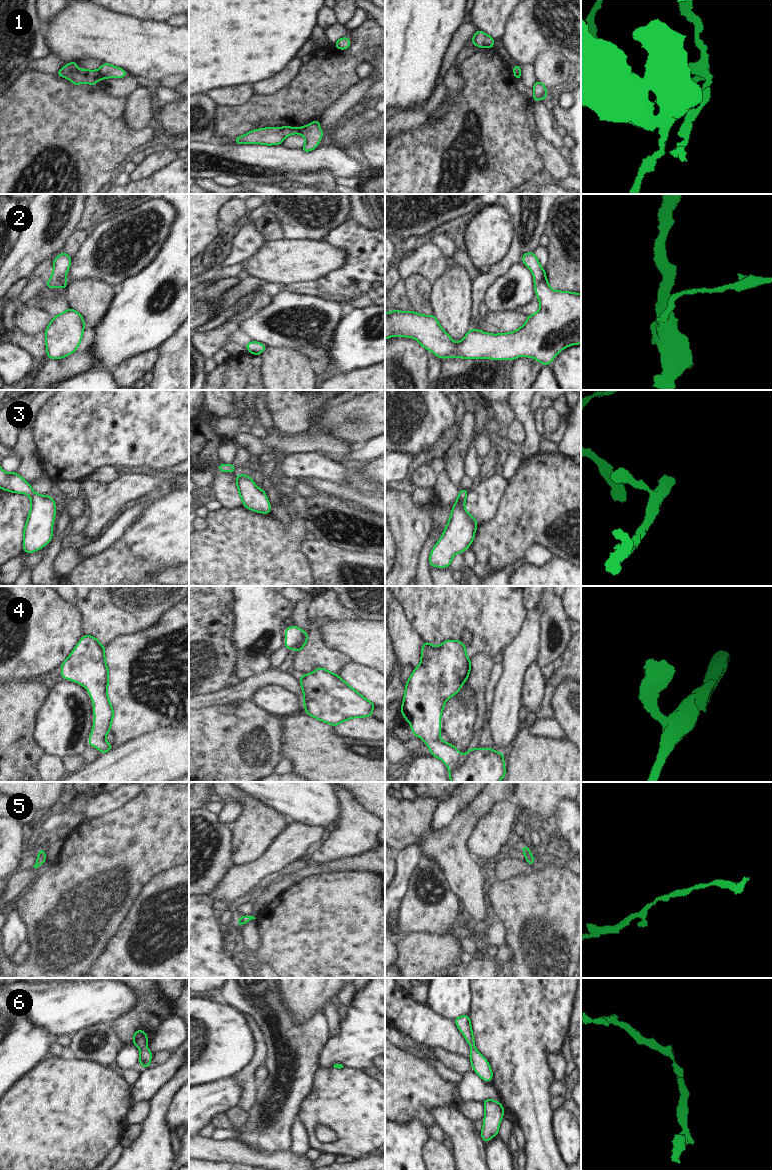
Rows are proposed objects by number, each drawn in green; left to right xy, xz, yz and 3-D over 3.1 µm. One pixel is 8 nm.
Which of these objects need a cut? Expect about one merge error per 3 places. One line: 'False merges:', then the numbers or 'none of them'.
False merges: 1

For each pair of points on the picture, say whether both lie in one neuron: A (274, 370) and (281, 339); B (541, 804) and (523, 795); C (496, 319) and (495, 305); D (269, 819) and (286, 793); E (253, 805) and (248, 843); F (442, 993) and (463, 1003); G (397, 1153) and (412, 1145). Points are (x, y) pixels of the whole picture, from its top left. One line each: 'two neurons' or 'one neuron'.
A: two neurons
B: one neuron
C: two neurons
D: two neurons
E: one neuron
F: one neuron
G: one neuron

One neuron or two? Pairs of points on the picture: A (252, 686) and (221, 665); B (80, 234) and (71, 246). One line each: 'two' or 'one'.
A: two
B: one

